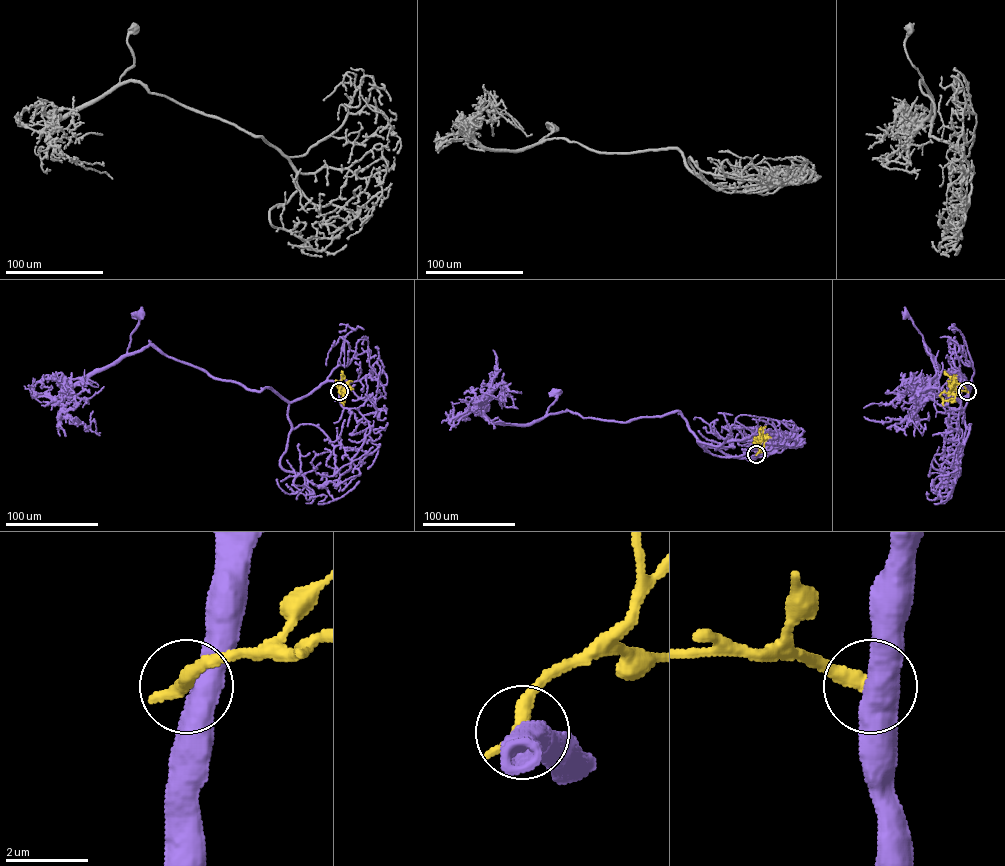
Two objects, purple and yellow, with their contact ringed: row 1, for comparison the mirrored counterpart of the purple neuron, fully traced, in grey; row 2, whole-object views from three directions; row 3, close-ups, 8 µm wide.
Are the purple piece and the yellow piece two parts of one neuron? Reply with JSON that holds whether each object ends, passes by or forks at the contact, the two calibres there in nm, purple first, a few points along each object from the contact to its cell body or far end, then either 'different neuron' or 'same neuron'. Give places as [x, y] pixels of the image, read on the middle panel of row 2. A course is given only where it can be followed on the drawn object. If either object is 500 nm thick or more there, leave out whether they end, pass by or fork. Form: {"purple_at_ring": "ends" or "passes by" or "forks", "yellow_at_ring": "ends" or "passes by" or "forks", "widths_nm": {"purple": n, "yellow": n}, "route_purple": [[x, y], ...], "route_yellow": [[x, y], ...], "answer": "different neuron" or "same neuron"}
{"widths_nm": {"purple": 550, "yellow": 420}, "route_purple": [[756, 454], [736, 458], [706, 446], [677, 411], [625, 422], [584, 418], [569, 411], [545, 416], [558, 393]], "route_yellow": [[756, 454], [759, 449], [756, 440], [759, 440], [760, 433]], "answer": "different neuron"}

